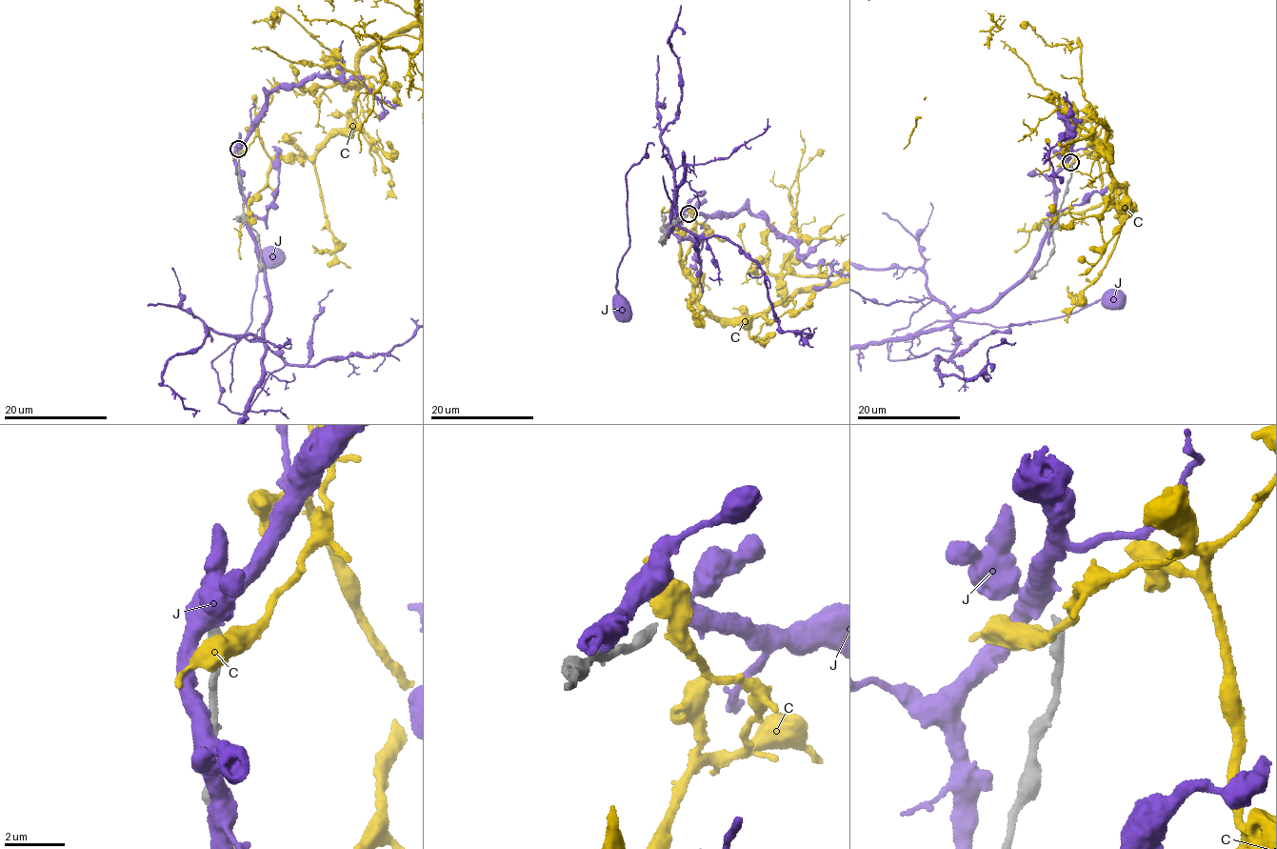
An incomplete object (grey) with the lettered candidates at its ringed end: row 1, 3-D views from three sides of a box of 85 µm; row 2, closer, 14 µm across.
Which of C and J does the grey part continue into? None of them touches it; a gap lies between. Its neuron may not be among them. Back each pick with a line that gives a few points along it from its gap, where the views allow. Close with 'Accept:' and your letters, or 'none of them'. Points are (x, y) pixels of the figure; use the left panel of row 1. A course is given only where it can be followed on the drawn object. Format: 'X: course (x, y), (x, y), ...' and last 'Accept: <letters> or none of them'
Accept: none of them

